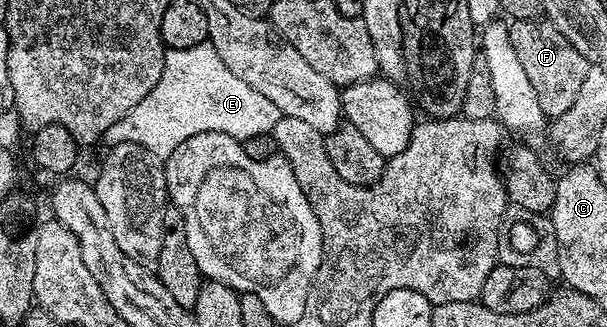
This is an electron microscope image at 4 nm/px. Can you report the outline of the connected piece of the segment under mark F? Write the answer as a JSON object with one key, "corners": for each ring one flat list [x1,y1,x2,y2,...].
{"corners":[[546,19,534,21,512,20,509,25,509,39,513,43,513,51,517,51,521,68,529,75,529,83,533,83,533,91,537,91,537,99,541,103,544,118,554,119,565,115,569,107,573,107,573,99,577,99,577,91,581,91,581,83,585,83,589,62,585,55,557,27]]}

